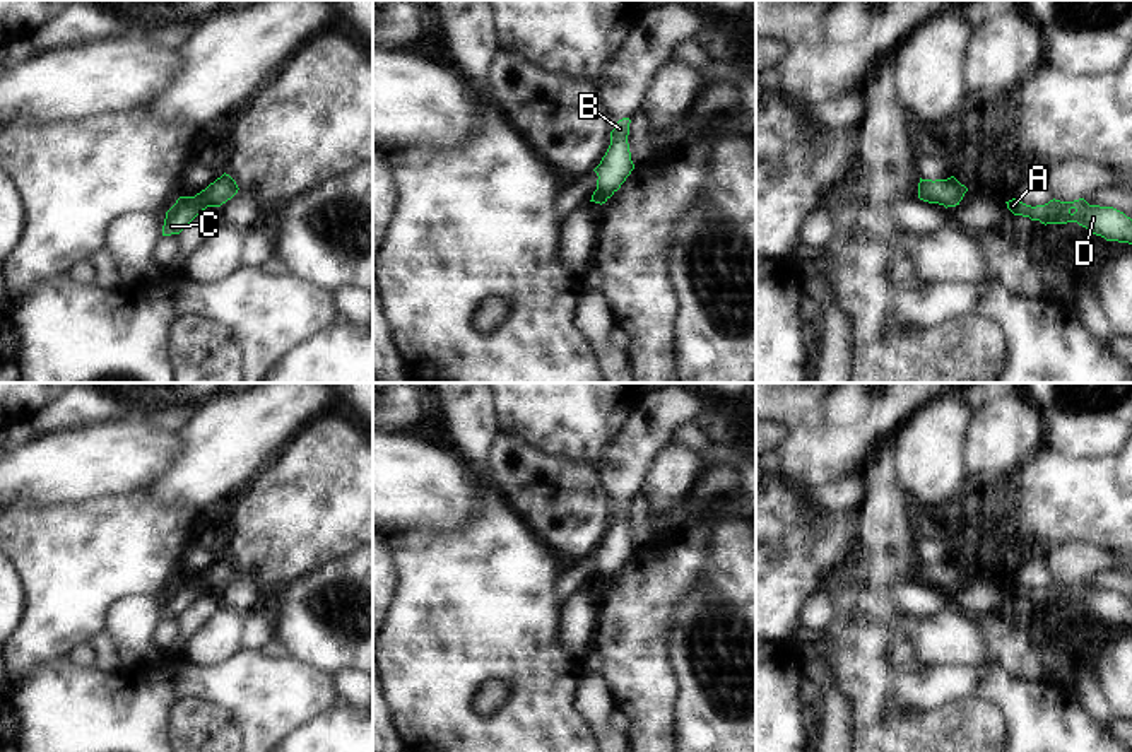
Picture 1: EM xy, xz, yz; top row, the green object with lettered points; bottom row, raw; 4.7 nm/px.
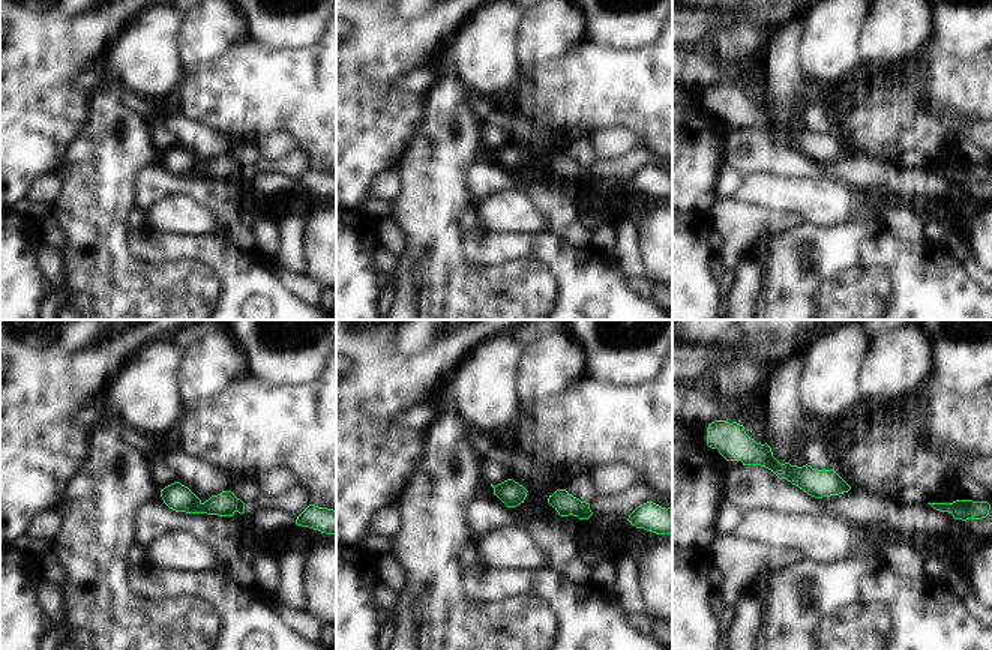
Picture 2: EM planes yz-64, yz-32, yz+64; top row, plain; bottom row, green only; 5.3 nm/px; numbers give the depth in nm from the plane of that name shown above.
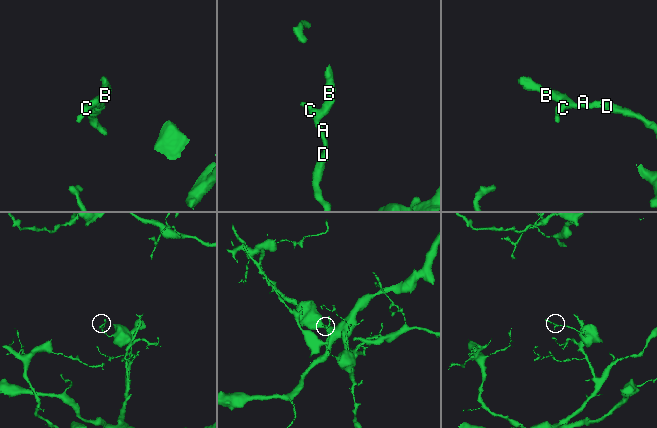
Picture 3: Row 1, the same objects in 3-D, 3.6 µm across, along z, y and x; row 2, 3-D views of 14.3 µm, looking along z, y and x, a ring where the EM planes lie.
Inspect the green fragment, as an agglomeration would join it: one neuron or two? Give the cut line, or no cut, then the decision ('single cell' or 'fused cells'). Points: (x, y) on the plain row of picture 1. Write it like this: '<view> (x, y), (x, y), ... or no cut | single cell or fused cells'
no cut | single cell

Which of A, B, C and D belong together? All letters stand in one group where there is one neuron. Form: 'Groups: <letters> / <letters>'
Groups: A B C D.

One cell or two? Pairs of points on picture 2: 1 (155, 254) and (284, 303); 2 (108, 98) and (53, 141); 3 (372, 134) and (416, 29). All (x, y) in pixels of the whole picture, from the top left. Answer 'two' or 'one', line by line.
1: one
2: two
3: one

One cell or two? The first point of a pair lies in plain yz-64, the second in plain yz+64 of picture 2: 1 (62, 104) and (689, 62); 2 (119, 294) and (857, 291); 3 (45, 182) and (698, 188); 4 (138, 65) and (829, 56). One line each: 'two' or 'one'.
1: two
2: one
3: two
4: one

